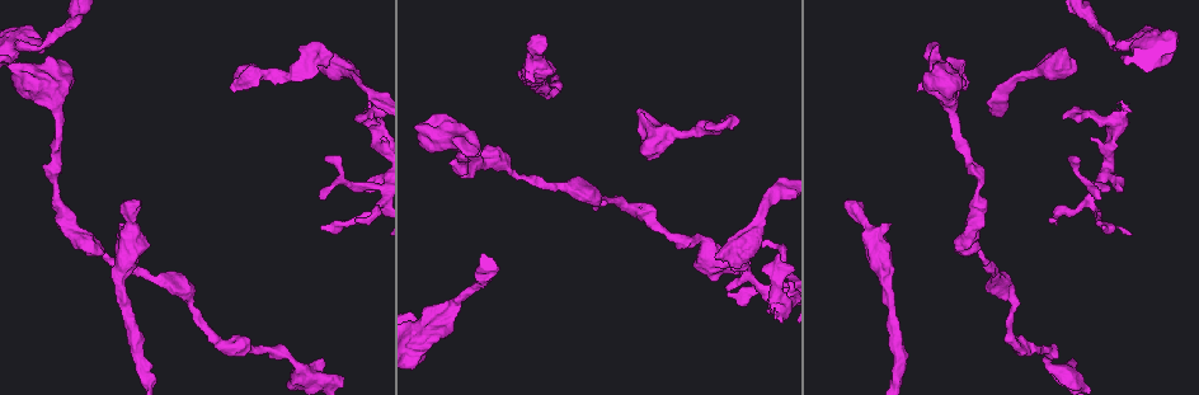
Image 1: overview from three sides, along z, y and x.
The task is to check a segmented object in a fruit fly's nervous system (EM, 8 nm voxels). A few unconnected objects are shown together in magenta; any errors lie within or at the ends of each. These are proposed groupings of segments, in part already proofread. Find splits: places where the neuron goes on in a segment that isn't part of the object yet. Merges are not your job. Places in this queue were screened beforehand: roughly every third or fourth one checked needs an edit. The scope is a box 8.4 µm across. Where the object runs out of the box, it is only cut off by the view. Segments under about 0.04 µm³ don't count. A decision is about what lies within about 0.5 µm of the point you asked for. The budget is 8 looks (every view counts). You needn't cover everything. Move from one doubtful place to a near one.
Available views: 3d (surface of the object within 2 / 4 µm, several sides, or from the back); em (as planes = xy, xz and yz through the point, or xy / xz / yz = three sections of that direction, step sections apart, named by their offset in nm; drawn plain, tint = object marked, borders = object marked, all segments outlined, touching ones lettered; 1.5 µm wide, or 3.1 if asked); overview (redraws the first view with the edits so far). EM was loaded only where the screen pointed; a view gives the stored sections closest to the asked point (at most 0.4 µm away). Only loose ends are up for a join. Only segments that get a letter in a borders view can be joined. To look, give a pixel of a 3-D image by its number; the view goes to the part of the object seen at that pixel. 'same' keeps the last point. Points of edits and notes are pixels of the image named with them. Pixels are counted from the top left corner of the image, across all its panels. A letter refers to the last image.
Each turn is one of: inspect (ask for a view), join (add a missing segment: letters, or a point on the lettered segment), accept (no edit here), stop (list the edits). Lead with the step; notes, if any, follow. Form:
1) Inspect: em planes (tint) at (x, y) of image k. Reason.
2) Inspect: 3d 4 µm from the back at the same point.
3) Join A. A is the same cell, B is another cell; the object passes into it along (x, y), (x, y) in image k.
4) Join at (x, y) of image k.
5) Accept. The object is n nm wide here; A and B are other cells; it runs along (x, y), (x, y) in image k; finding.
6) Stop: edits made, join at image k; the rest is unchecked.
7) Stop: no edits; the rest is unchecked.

Inspect: 3d 4 µm at (233, 92) of image 1. Free end.

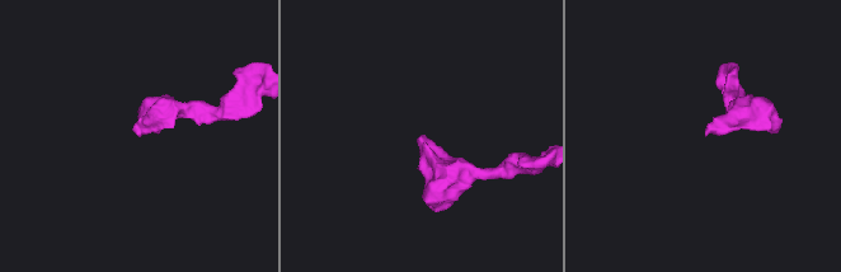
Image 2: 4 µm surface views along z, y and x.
Inspect: em planes (plain) at (139, 135) of image 2.

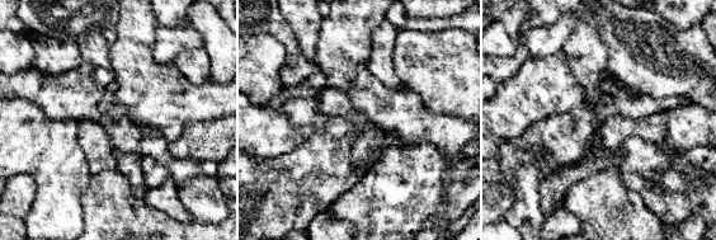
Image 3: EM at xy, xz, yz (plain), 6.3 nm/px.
Inspect: em planes (borders) at the same point. See the neighbours.

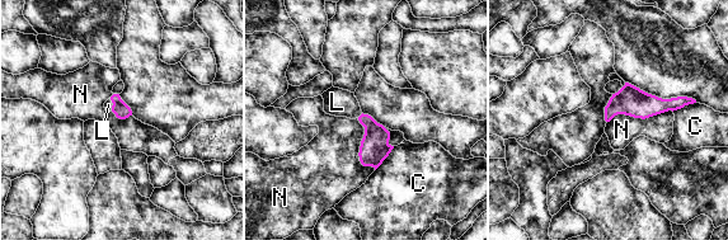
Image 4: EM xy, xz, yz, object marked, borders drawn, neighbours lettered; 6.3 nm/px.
Join L. The longest contact is with N, 420 nm; L is the same cell, C and N are other cells; it goes on there.

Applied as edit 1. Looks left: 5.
Inspect: 3d 2 µm at (1053, 220) of image 1. Thin end.

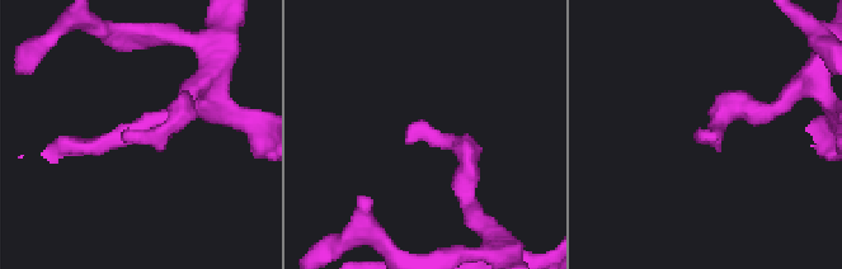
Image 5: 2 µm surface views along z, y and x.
Inspect: em xy step 4 (borders) at (123, 141) of image 5.

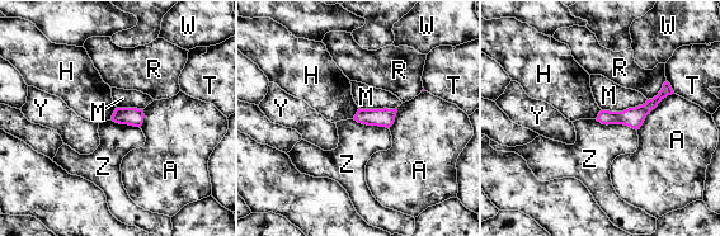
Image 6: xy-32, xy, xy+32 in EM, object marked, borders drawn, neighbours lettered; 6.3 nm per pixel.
Accept. The longest contact is with A, 340 nm; A, H, M, R, T, W, Y and Z are other cells; a border runs along (596, 119), (636, 131) in image 6; no lettered segment goes on from it.

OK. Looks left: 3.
Inspect: 3d 2 µm at (1064, 50) of image 1. Free end.

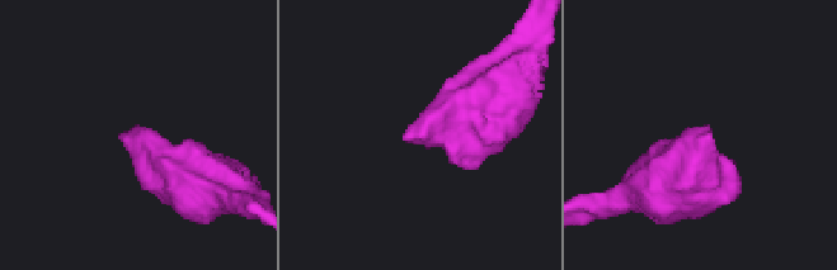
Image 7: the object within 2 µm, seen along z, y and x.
Inspect: em planes (borders) at (708, 134) of image 7.

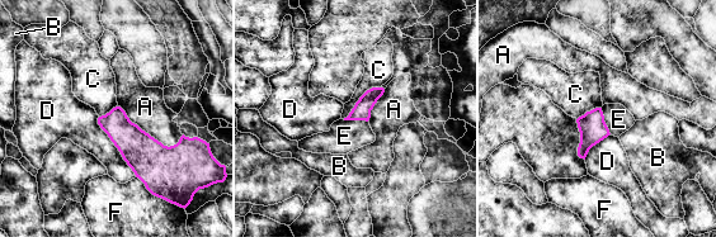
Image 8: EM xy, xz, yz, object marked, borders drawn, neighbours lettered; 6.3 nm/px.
Join E. E is the same cell, A, B, C, D and F are other cells; the neuron continues.

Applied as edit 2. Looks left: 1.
Stop: edits made, join at image 4, join at image 8; the rest is unchecked.

